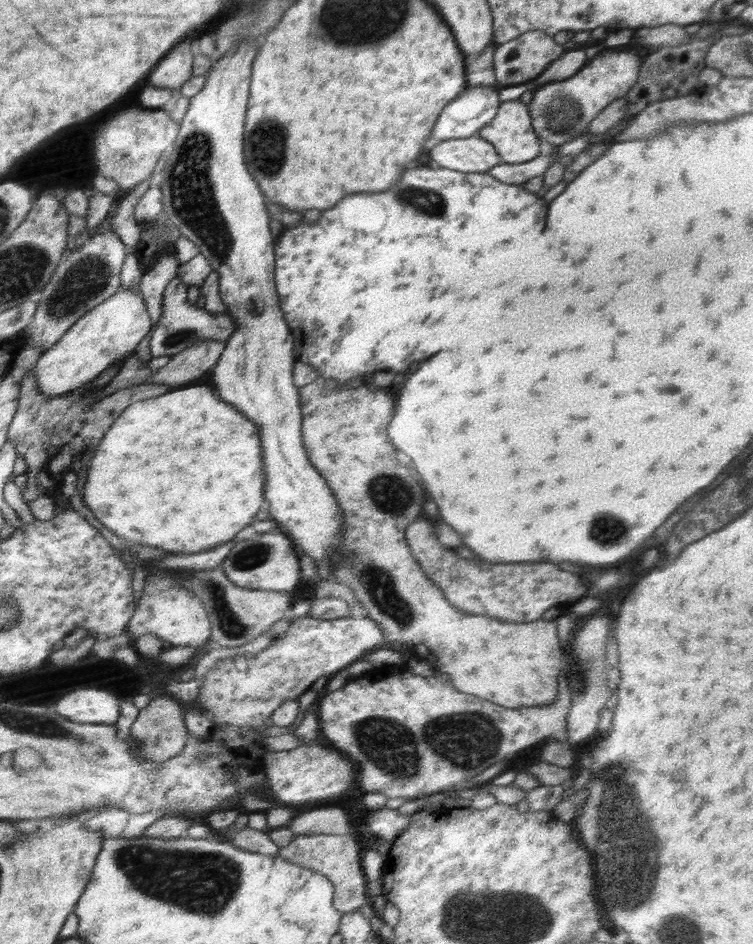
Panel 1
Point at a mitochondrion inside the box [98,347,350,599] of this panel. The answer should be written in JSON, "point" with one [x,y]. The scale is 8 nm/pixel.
{"point":[251,556]}

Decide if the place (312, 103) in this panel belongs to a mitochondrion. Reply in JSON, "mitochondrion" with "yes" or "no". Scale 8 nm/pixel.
{"mitochondrion":"no"}

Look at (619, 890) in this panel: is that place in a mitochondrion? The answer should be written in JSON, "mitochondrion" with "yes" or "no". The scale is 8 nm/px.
{"mitochondrion":"yes"}

